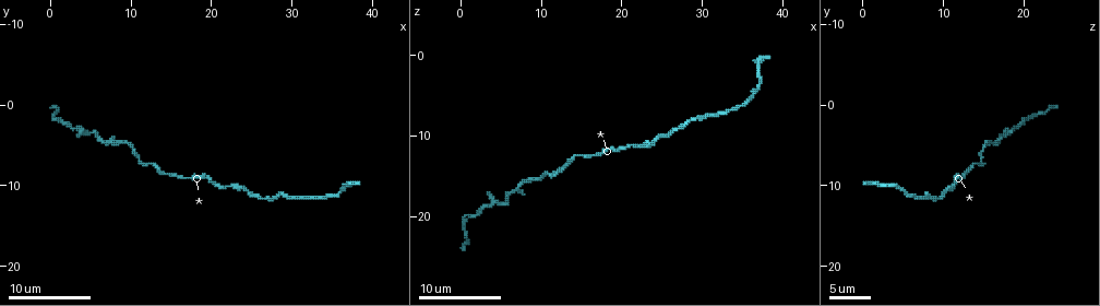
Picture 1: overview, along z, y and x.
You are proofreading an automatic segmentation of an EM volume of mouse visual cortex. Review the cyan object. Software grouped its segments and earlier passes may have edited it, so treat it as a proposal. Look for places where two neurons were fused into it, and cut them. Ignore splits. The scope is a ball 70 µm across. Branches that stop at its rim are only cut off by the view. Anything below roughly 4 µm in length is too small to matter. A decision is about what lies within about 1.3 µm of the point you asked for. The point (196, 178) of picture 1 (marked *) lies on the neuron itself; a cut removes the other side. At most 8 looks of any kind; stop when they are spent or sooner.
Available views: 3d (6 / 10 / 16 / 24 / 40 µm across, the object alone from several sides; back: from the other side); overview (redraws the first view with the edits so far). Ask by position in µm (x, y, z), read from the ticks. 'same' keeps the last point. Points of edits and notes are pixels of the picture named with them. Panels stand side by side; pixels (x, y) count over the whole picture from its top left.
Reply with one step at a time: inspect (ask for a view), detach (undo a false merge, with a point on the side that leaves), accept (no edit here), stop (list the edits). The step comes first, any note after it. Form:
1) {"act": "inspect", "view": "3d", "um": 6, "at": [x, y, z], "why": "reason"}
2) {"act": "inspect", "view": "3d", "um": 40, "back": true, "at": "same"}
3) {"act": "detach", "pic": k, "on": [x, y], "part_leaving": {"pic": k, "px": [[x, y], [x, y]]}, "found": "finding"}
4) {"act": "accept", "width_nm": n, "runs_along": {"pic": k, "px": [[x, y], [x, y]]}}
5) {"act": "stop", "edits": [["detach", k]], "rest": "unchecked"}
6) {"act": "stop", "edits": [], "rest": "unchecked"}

{"act": "inspect", "view": "3d", "um": 10, "at": [5.5, 3.5, 18.5], "why": "sudden change in width"}

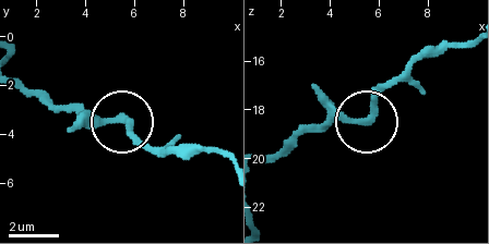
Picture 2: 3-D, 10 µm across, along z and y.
{"act": "accept", "width_nm": 280, "runs_along": {"pic": 2, "px": [[225, 158], [213, 151], [163, 151], [124, 122], [58, 108]]}, "found": "one neuron here"}

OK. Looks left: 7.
{"act": "inspect", "view": "3d", "um": 6, "at": [1.5, 2.0, 20.0], "why": "sudden change in width"}

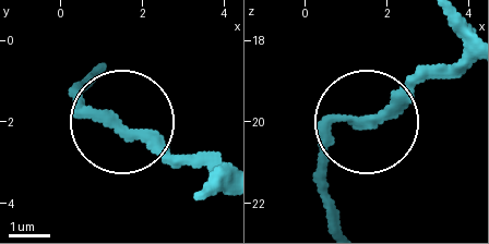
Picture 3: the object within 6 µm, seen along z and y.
{"act": "accept", "found": "one neuron here"}

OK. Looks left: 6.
{"act": "inspect", "view": "3d", "um": 16, "at": [9.5, 5.0, 15.5], "why": "thick turns thin"}

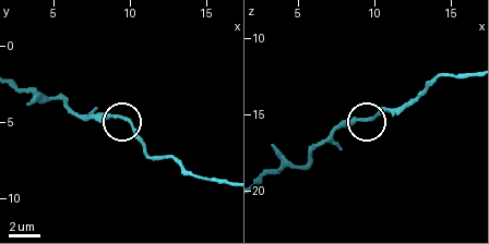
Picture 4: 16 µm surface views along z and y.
{"act": "accept", "runs_along": {"pic": 4, "px": [[467, 74], [437, 76], [397, 107], [343, 123], [332, 132]]}, "found": "continuous, no second neuron"}

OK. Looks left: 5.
{"act": "inspect", "view": "3d", "um": 10, "at": [24.0, 10.5, 10.5], "why": "calibre changes"}

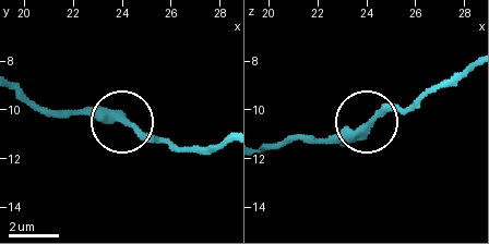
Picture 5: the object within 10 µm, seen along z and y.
{"act": "inspect", "view": "3d", "um": 10, "back": true, "at": [24.2, 10.4, 10.6]}

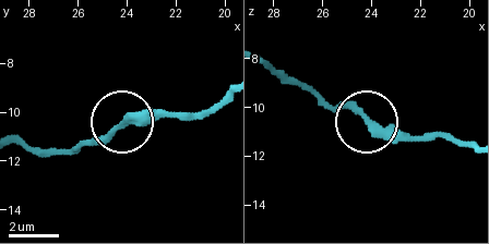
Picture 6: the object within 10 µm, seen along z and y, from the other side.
{"act": "accept", "runs_along": {"pic": 6, "px": [[225, 96], [188, 114], [126, 117], [78, 150]]}, "found": "all the same neuron"}

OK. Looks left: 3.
{"act": "stop", "edits": [], "rest": "unchecked"}

